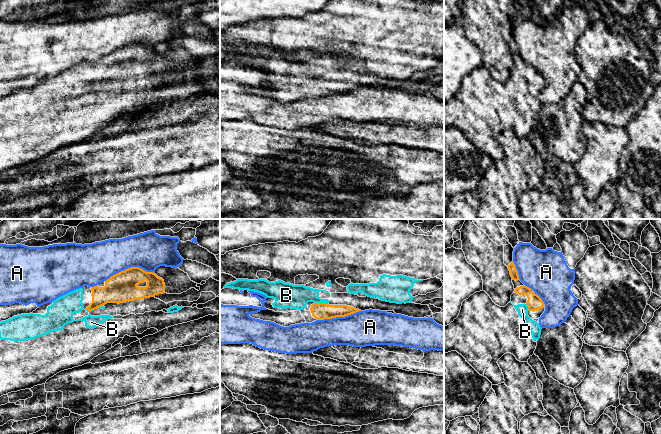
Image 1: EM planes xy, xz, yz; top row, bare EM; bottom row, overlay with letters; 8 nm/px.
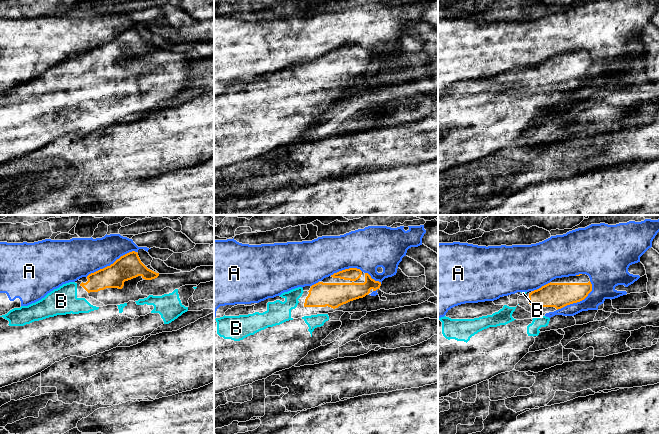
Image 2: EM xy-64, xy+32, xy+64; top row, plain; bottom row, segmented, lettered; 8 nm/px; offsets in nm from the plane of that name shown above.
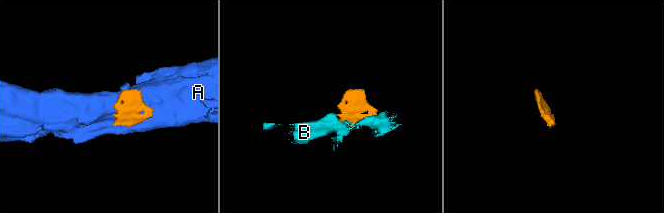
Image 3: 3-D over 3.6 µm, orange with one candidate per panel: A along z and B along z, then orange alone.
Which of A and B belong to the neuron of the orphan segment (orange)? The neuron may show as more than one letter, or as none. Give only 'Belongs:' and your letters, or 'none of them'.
Belongs: B

